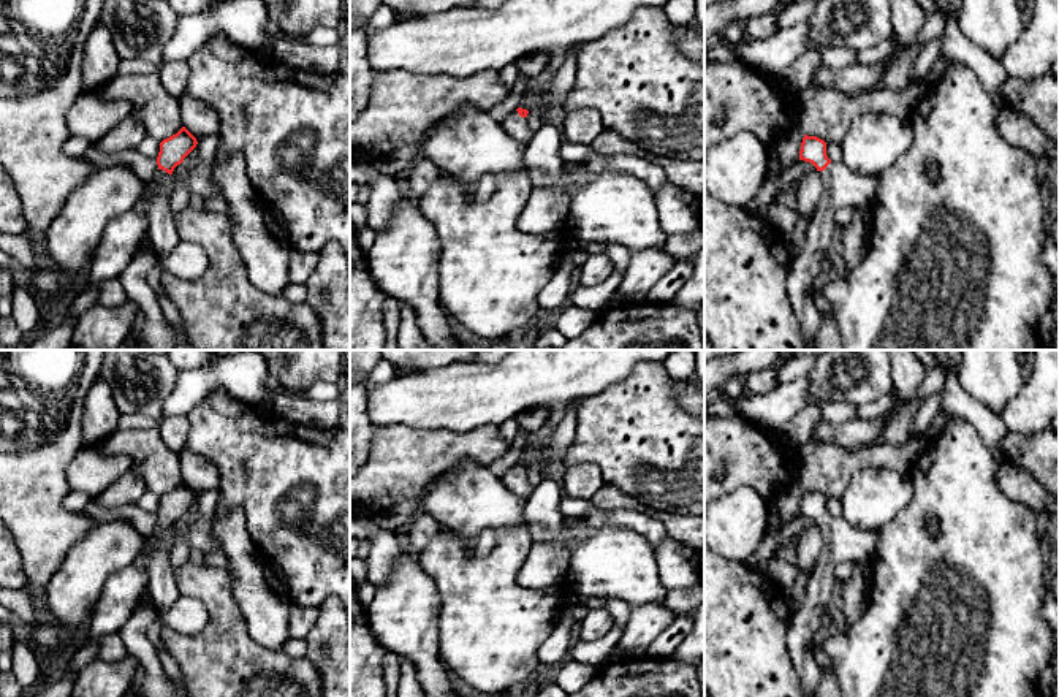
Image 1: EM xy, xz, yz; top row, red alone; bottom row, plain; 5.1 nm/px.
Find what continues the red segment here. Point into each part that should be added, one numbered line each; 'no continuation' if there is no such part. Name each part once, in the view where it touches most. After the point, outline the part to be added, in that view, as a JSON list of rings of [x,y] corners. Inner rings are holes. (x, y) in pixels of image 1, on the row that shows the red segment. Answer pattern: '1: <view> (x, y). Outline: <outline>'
1: yz (841, 187). Outline: [[[831,162],[818,171],[823,196],[806,230],[803,249],[788,261],[787,291],[799,320],[804,350],[817,350],[822,315],[815,306],[812,287],[826,257],[834,231],[834,214],[844,206],[869,208],[875,193],[875,177],[852,173],[842,162]]]

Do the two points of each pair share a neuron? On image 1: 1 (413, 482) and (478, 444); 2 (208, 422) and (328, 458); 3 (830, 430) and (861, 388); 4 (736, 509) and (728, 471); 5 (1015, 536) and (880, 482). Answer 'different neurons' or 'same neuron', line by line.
1: same neuron
2: same neuron
3: different neurons
4: different neurons
5: different neurons

